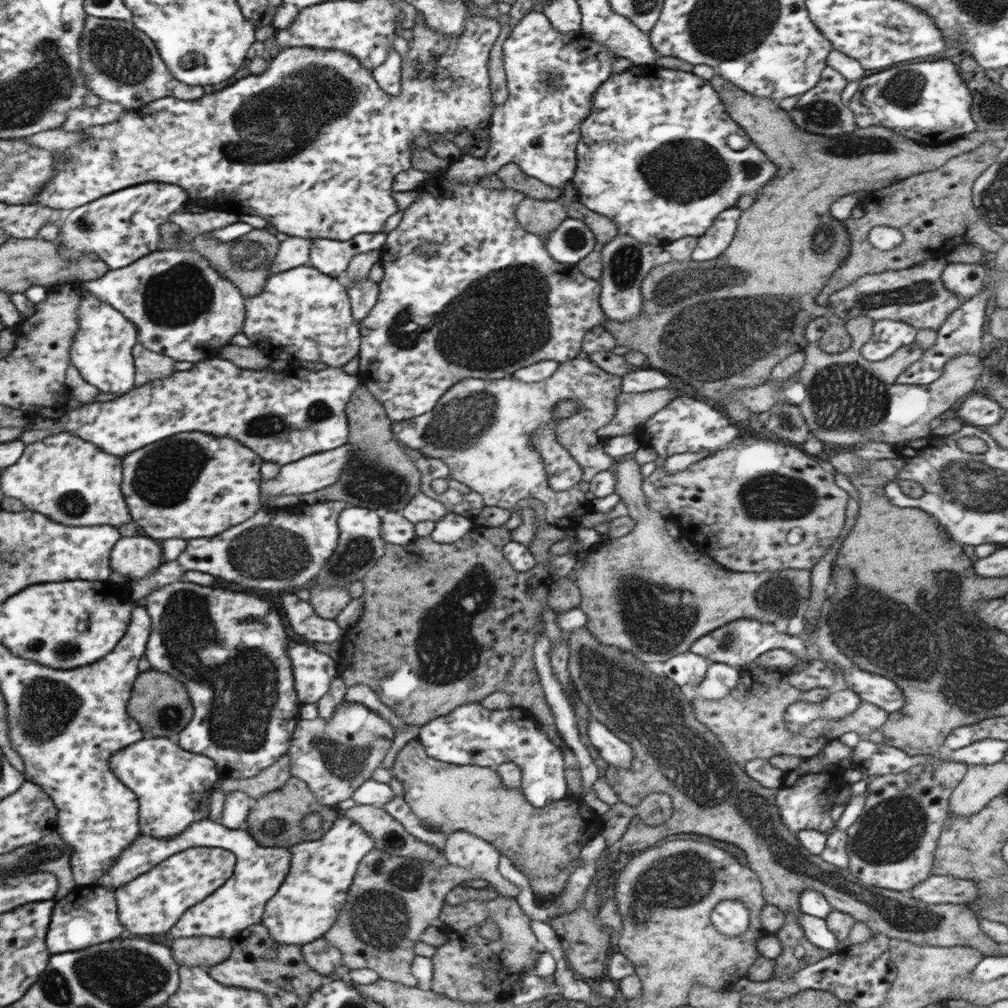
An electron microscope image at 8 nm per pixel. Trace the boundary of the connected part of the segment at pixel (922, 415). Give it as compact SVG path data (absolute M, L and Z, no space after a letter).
M859 315L853 316L846 320L846 330L851 337L851 346L840 353L830 354L820 349L820 338L824 331L829 327L828 320L825 317L818 317L810 320L805 330L805 337L808 344L803 350L805 353L804 364L799 372L790 376L782 385L770 385L766 382L763 385L754 388L738 389L732 392L732 399L744 405L744 408L752 412L752 414L759 414L772 408L772 404L794 404L800 410L802 417L808 425L810 436L815 436L824 444L836 446L839 444L854 444L860 446L867 441L887 442L891 445L897 445L910 439L917 439L926 437L931 434L930 421L933 418L946 417L951 414L953 409L966 396L973 393L973 388L979 380L982 372L985 369L985 361L979 355L964 354L956 358L950 358L943 370L943 374L936 381L927 385L907 385L904 383L897 383L896 380L900 374L904 373L911 364L914 364L922 355L924 351L918 342L906 344L902 346L884 360L878 362L870 362L861 355L862 345L872 336L873 320L868 316Z

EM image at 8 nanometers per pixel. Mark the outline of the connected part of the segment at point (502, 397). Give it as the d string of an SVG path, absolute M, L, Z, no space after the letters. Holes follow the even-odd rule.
M576 357L571 361L559 363L552 376L538 382L524 382L510 377L498 380L464 378L448 388L446 394L440 397L430 412L406 420L392 421L391 430L398 441L419 450L424 456L442 459L444 464L449 466L450 474L454 479L484 497L484 506L500 506L510 511L516 506L518 500L532 497L545 504L548 523L559 528L577 527L582 515L593 509L592 503L586 499L589 482L600 471L613 469L618 460L604 452L606 438L600 437L597 430L606 426L614 418L618 408L616 397L622 393L622 380L620 376L604 372L589 357L586 359ZM568 399L576 399L578 404L582 404L572 418L572 422L576 420L572 424L572 430L576 428L576 434L572 432L572 440L578 438L582 440L582 444L572 444L568 450L572 452L574 448L584 448L588 452L588 470L584 468L584 477L582 476L582 480L576 486L572 486L570 490L556 492L548 486L546 468L542 462L544 458L532 446L530 437L534 433L540 433L548 423L556 421L554 409L558 401Z

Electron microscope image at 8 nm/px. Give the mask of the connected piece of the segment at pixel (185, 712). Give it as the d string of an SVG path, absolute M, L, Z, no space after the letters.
M150 668L136 676L128 700L127 712L141 725L147 738L170 737L182 732L191 723L195 707L191 702L190 691L183 682L172 677L171 674Z

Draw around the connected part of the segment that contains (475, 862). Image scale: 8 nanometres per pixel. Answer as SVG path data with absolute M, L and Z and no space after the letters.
M452 831L442 847L448 864L482 875L483 884L495 887L500 895L515 898L520 888L504 879L498 871L499 851L496 847L466 831Z

